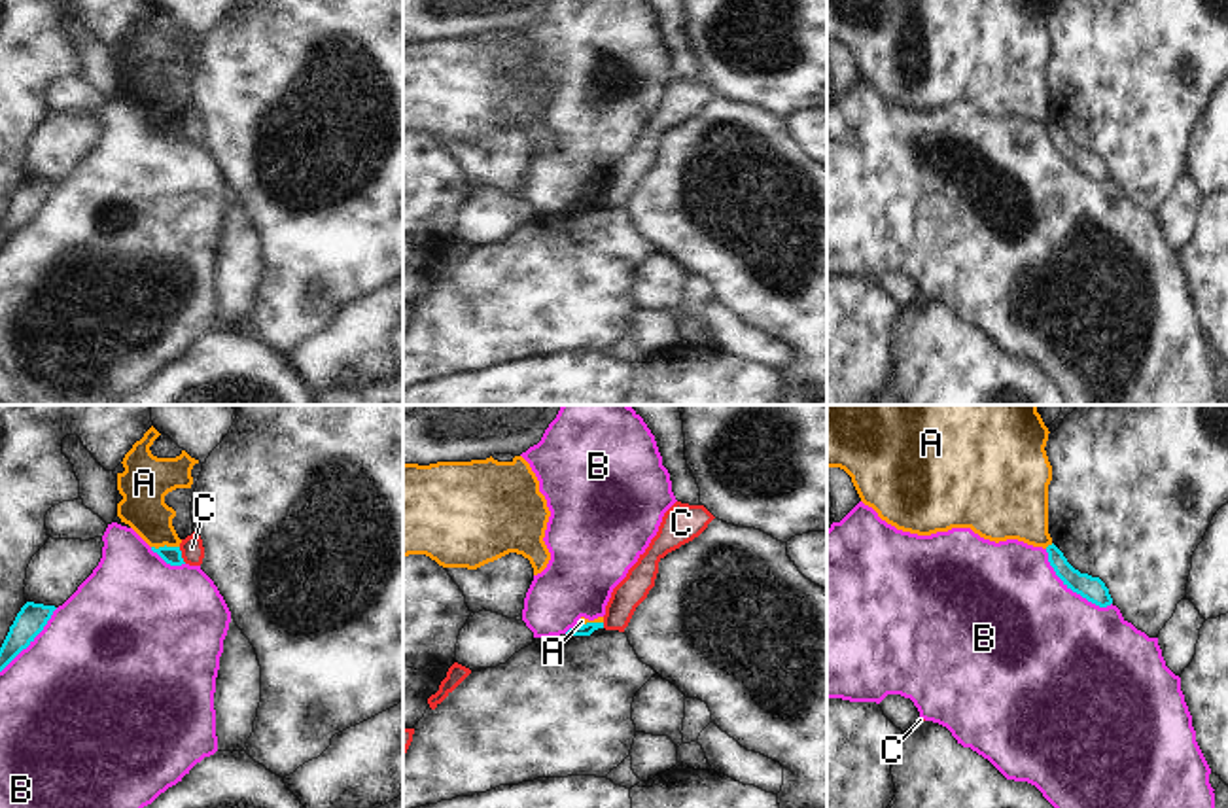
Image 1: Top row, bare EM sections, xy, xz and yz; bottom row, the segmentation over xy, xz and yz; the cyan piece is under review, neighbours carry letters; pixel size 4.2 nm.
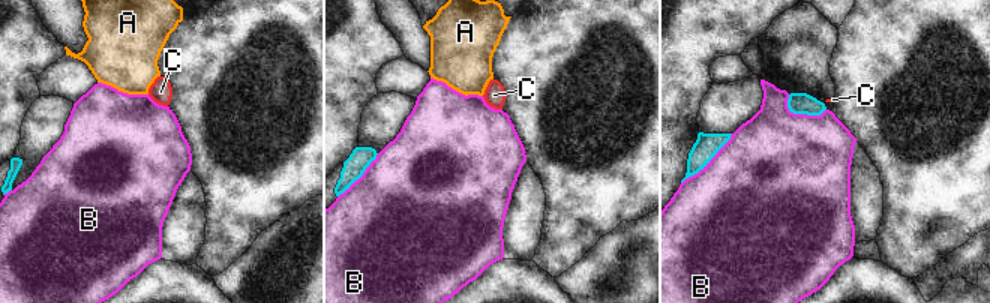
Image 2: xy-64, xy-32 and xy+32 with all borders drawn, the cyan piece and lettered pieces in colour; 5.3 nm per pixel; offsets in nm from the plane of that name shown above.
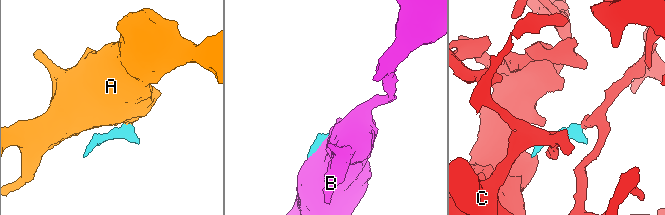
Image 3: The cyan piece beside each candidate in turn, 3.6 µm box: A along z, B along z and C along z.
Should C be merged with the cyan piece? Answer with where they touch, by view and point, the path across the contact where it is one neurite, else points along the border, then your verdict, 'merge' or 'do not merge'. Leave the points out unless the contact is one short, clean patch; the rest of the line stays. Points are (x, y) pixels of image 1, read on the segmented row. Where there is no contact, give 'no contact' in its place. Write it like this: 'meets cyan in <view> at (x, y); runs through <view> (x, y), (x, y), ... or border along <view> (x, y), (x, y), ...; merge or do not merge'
meets cyan in xy at (180, 555); border along xy (178, 547), (186, 562); do not merge

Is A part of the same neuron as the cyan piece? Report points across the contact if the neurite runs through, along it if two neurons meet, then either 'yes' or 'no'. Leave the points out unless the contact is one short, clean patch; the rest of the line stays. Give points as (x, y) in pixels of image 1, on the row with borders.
along xy (152, 545), (178, 547) | no

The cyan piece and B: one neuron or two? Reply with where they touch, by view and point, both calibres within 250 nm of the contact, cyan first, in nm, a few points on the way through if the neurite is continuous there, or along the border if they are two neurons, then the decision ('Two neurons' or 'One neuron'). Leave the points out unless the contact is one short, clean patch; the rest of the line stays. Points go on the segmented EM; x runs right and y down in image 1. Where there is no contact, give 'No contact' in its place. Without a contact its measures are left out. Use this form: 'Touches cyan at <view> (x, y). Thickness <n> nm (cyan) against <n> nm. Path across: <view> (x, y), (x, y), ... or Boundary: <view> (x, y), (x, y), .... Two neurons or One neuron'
Touches cyan at yz (1071, 589). Thickness 100 nm (cyan) against 500 nm. Two neurons

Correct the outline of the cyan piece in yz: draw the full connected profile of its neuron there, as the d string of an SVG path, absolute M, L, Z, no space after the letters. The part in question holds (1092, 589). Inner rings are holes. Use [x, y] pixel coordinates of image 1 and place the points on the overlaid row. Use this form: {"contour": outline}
{"contour": "M1054 543L1046 547L1046 553L1050 566L1067 588L1099 607L1113 604L1109 588L1099 577L1092 577L1075 570Z"}

